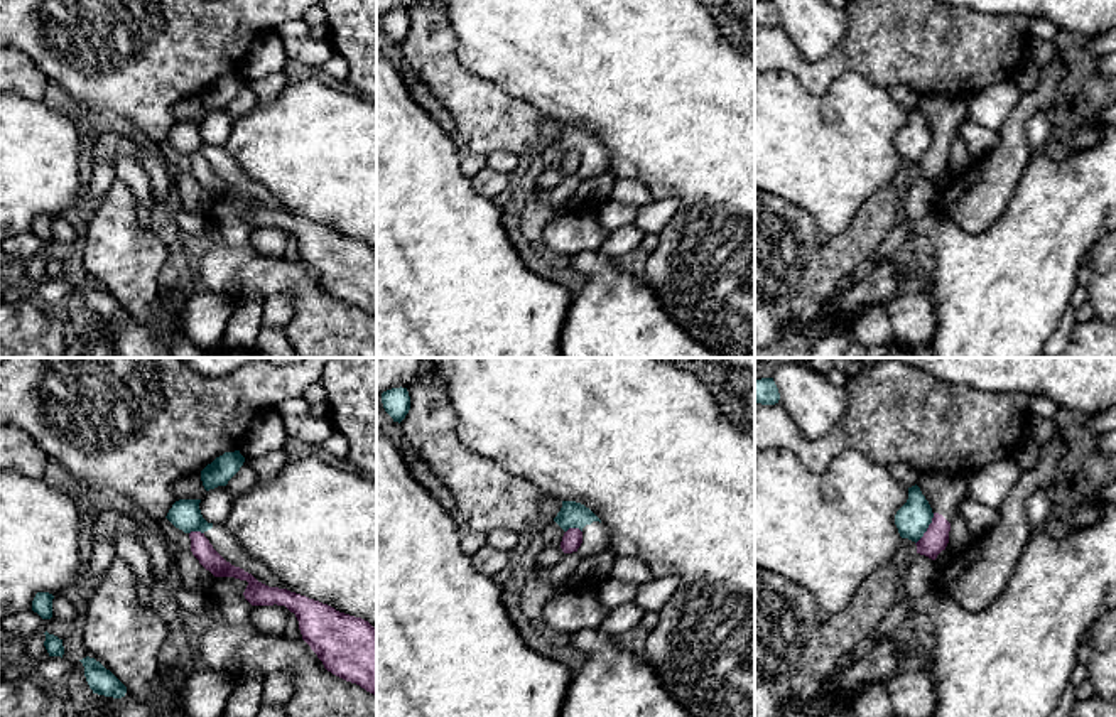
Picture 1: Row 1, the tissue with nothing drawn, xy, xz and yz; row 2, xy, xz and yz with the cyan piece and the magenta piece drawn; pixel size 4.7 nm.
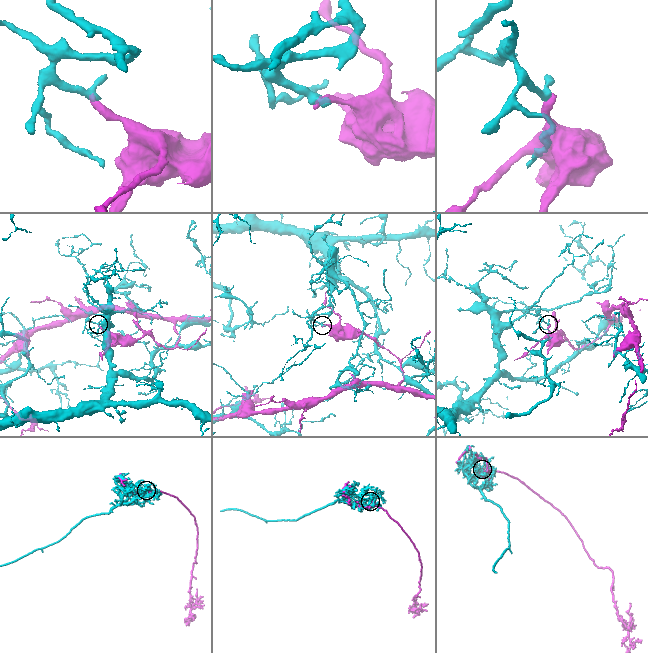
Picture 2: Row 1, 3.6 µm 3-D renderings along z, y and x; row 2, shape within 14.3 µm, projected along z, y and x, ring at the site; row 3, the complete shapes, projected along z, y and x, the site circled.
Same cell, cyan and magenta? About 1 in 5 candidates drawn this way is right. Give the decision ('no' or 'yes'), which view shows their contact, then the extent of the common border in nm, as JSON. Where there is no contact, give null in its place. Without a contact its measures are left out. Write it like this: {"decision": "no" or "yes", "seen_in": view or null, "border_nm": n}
{"decision": "no", "seen_in": "yz", "border_nm": 180}

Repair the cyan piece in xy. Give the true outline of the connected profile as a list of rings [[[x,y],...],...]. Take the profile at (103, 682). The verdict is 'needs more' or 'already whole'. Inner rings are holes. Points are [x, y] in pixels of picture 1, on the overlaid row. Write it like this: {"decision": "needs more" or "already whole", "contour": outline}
{"decision": "already whole", "contour": [[[89,656],[79,661],[84,666],[84,677],[93,693],[113,697],[113,698],[125,697],[127,687],[100,661]]]}

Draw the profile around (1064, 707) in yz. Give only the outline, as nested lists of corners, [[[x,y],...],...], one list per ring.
[[[1070,683],[1064,688],[1060,700],[1048,717],[1070,717],[1075,702],[1075,687]]]

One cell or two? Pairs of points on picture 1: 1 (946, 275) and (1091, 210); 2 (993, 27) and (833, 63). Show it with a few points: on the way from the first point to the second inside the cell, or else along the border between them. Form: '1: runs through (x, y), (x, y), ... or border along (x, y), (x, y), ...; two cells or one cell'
1: runs through (981, 275), (1005, 275), (1056, 225); one cell
2: runs through (953, 46), (873, 46); one cell

